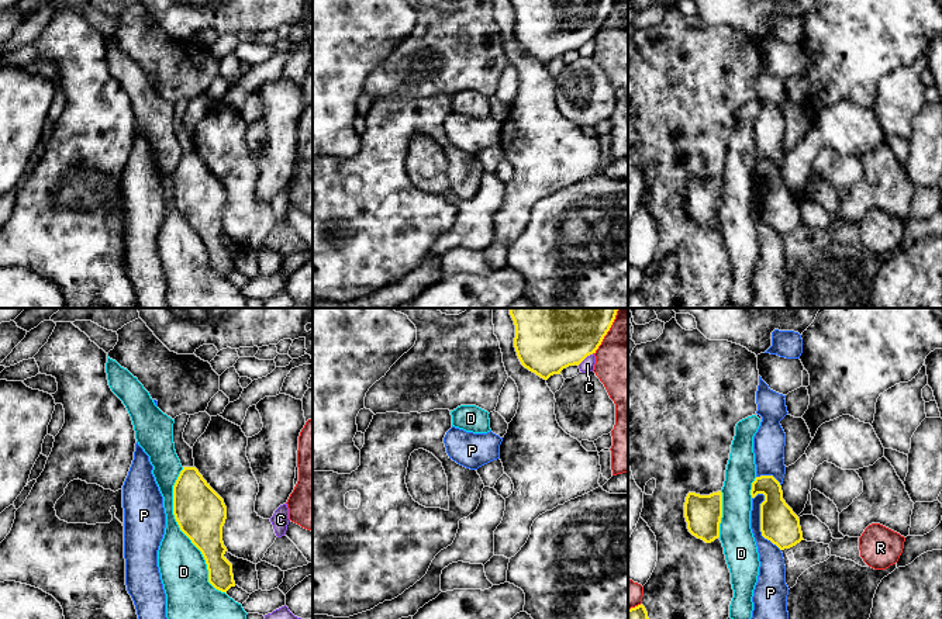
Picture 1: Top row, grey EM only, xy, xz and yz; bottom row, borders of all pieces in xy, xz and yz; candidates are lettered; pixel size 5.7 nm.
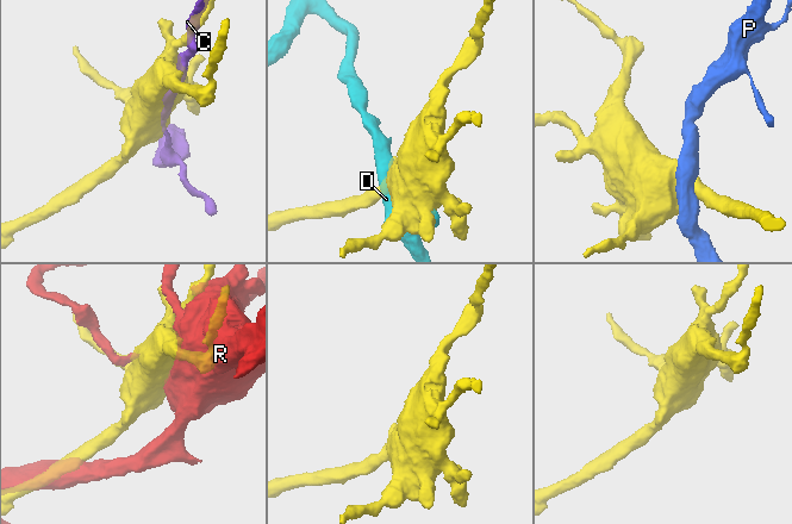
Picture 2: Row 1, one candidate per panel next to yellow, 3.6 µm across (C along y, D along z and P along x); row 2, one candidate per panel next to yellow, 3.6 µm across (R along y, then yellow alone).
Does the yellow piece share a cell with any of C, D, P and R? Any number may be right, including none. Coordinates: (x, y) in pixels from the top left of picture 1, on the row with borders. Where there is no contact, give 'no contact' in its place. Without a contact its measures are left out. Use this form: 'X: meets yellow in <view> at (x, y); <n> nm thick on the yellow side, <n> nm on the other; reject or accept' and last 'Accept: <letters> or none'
C: meets yellow in xz at (585, 358); 500 nm thick on the yellow side, 80 nm on the other; reject
D: meets yellow in xy at (183, 532); 300 nm thick on the yellow side, 280 nm on the other; reject
P: meets yellow in yz at (761, 522); 220 nm thick on the yellow side, 140 nm on the other; reject
R: meets yellow in xz at (608, 329); 500 nm thick on the yellow side, 360 nm on the other; reject
Accept: none

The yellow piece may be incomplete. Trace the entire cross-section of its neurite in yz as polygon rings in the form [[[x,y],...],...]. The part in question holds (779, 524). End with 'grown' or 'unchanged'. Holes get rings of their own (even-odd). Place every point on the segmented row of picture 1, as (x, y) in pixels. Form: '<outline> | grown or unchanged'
[[[773,476],[755,478],[751,495],[755,498],[758,494],[765,495],[765,501],[760,504],[762,536],[780,550],[804,540],[800,519],[783,499],[781,485]]] | unchanged

